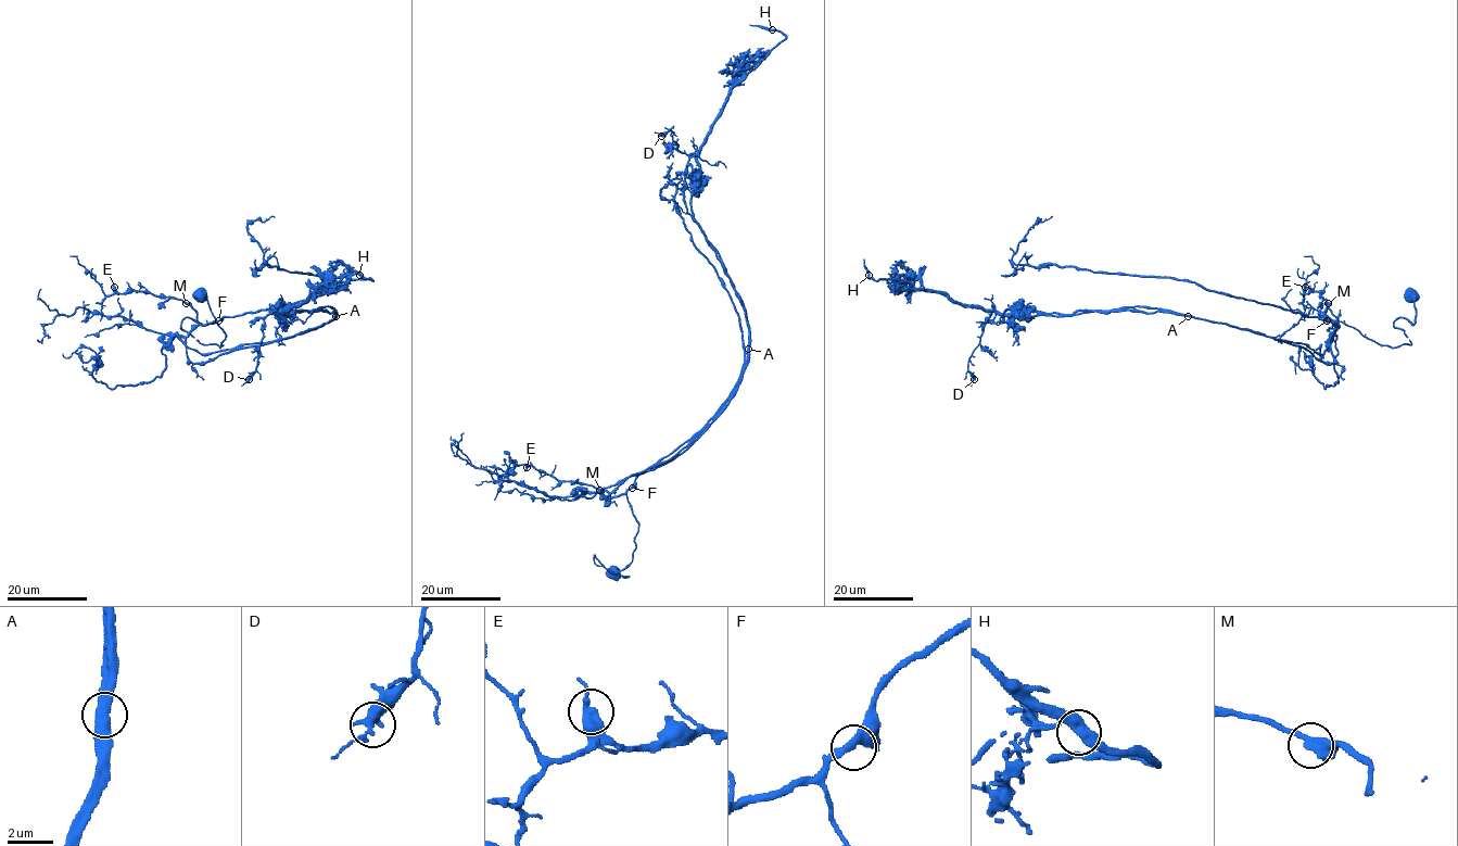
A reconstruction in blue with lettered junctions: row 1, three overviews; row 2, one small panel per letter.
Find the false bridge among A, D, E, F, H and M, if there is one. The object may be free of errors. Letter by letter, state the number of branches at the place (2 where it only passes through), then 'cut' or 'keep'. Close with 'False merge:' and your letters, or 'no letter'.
A: 2 | cut
D: 2 | keep
E: 2 | keep
F: 2 | keep
H: 2 | keep
M: 2 | keep
False merge: A

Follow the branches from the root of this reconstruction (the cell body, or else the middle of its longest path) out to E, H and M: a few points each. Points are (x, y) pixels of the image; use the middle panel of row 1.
E: (612, 570), (629, 577), (611, 573), (594, 555), (615, 573), (632, 562), (638, 522), (628, 496), (527, 467)
H: (612, 570), (594, 555), (622, 570), (638, 522), (599, 491), (677, 456), (747, 360), (691, 194), (772, 29)
M: (612, 570), (629, 577), (594, 555), (622, 570), (638, 522), (624, 494), (599, 490)

